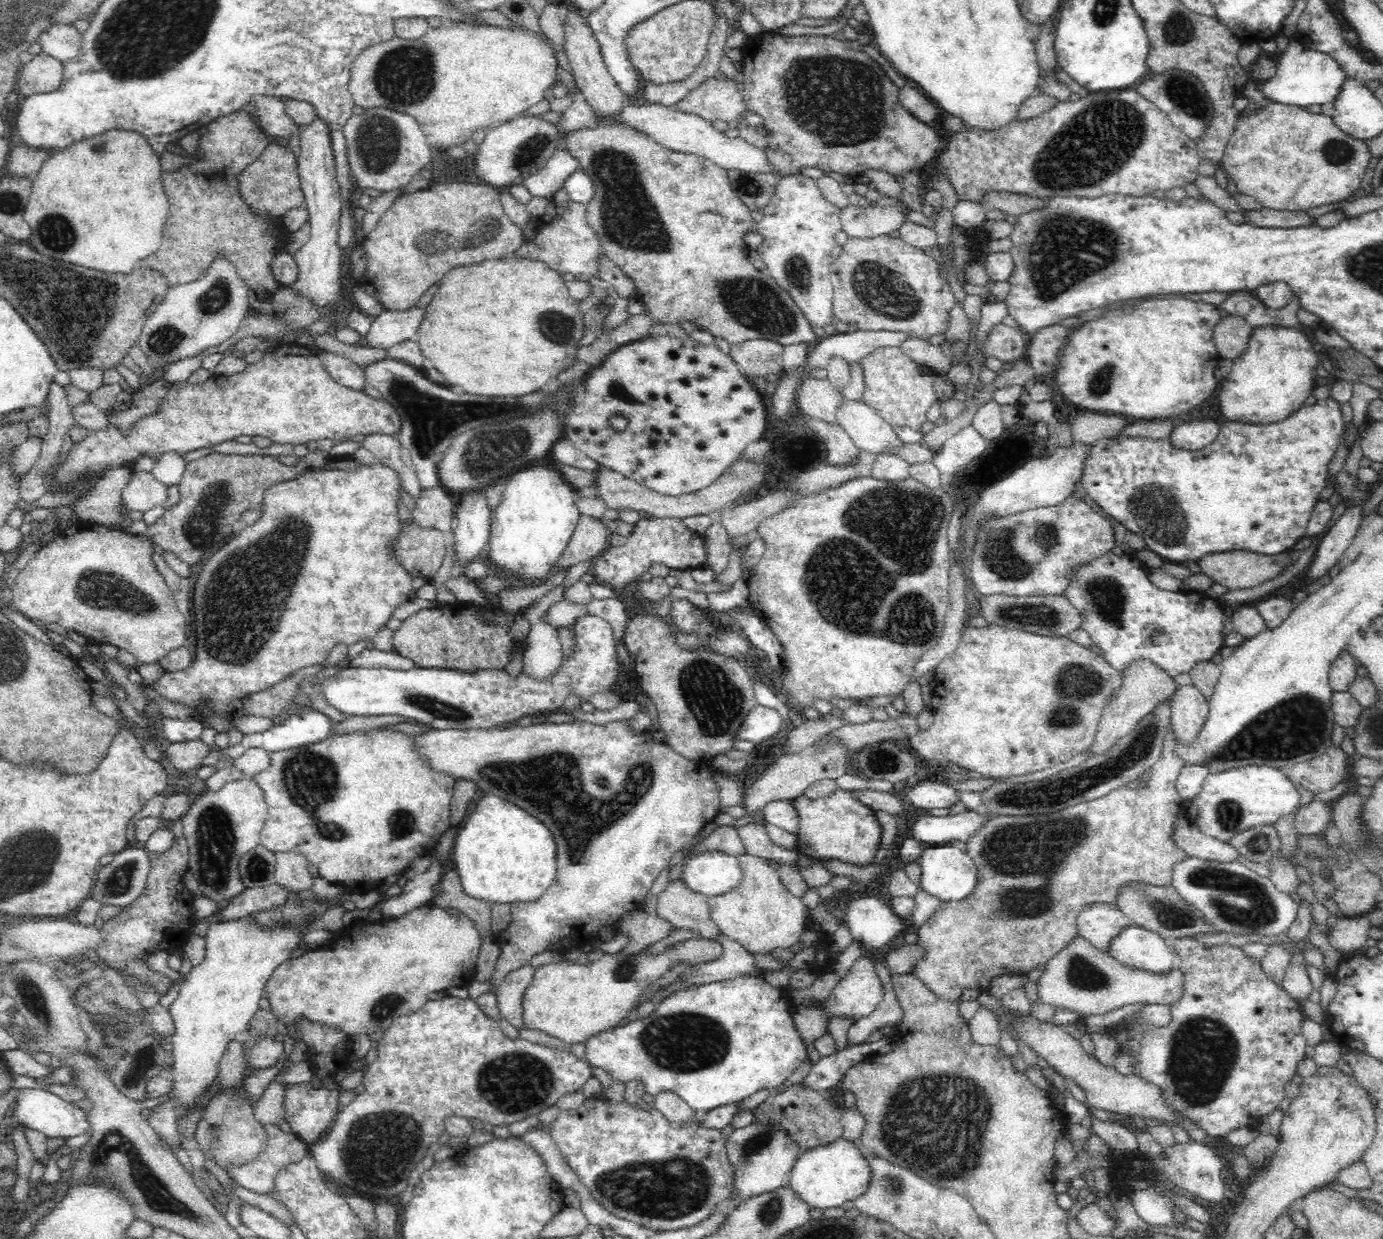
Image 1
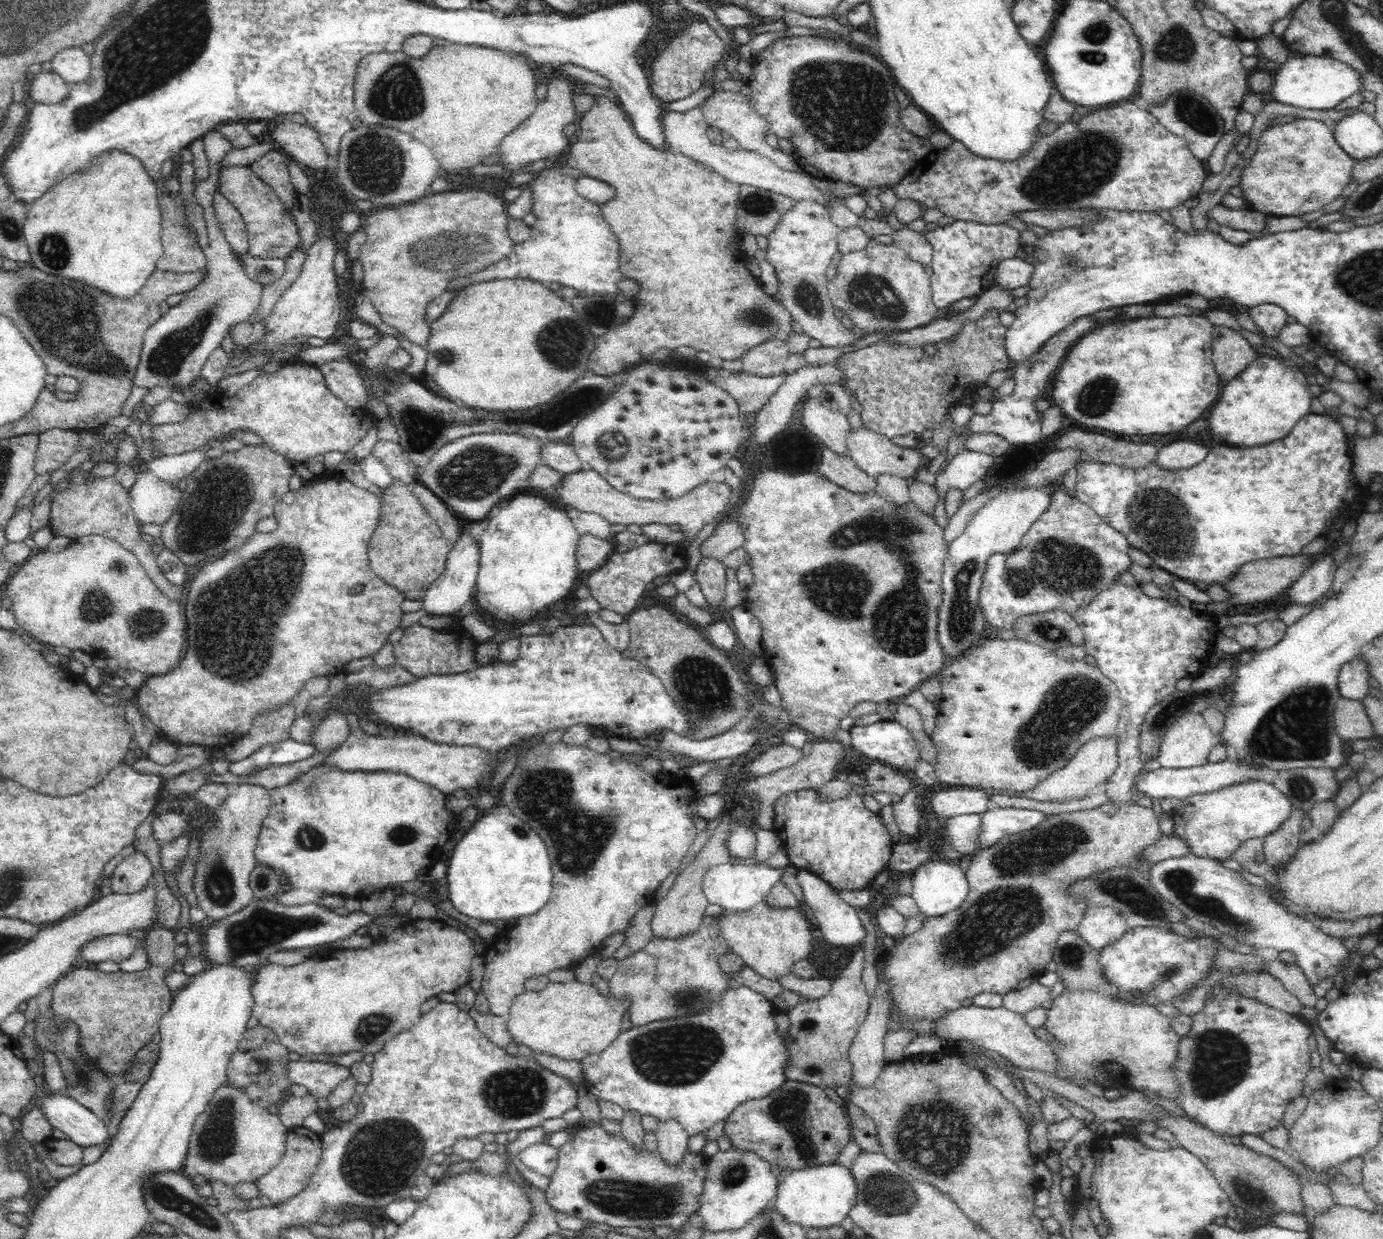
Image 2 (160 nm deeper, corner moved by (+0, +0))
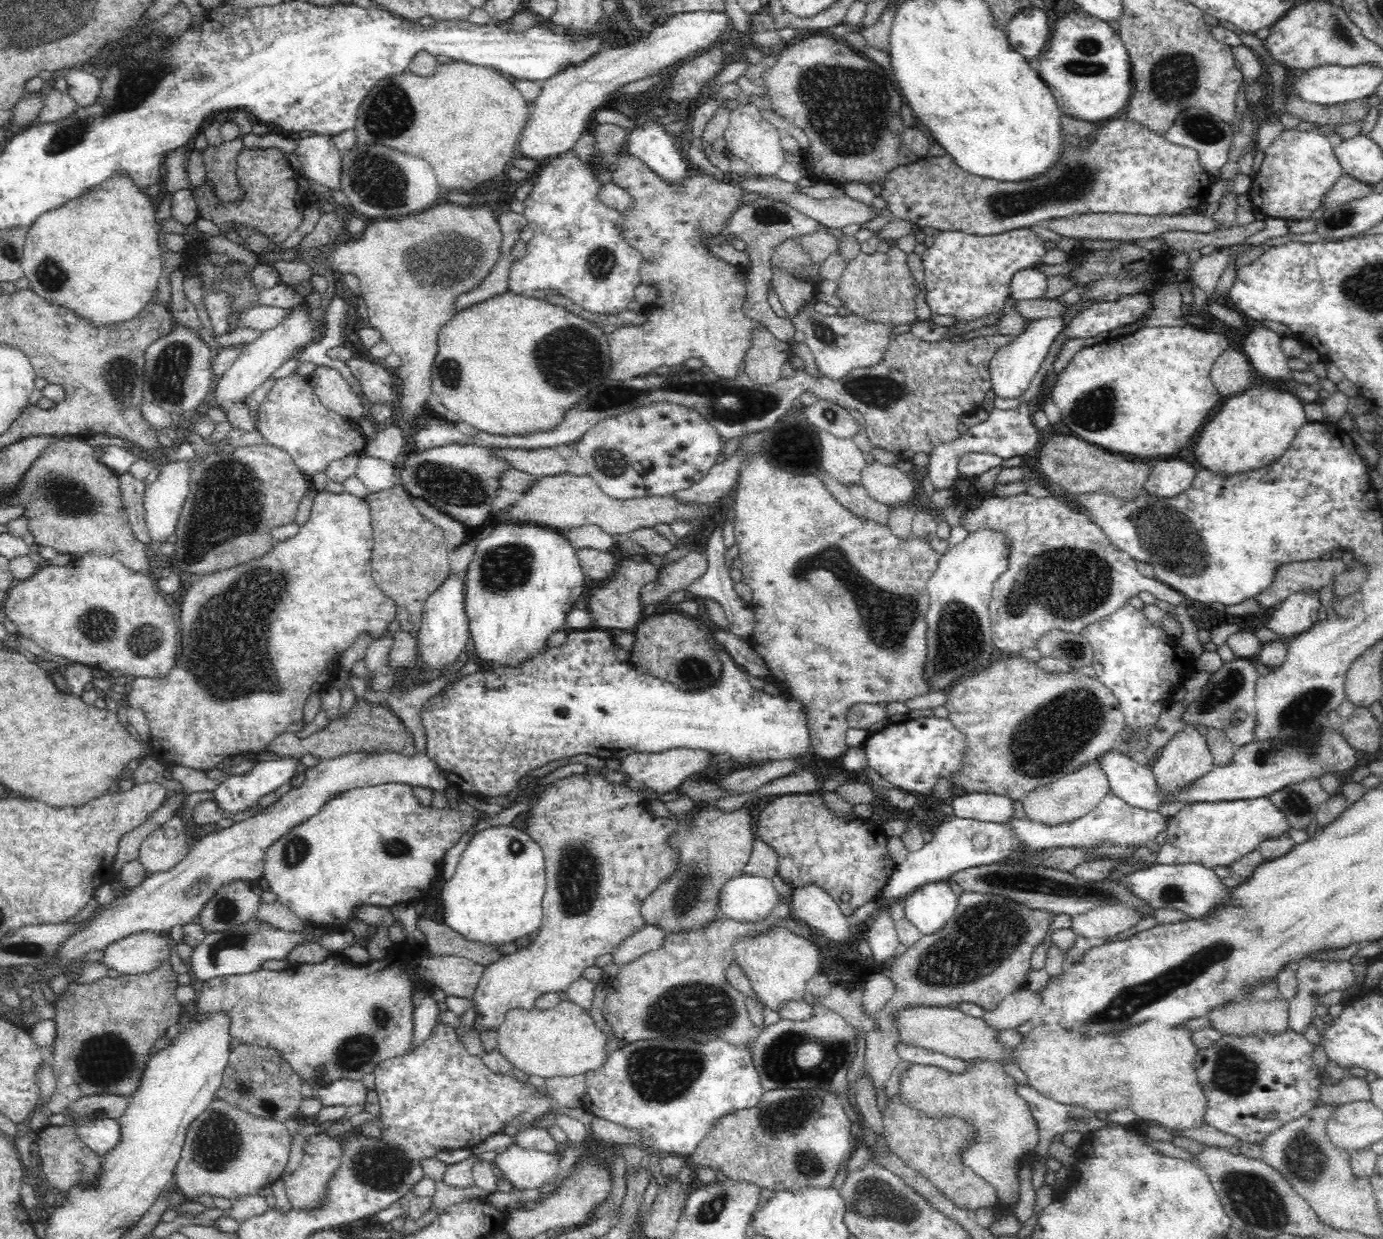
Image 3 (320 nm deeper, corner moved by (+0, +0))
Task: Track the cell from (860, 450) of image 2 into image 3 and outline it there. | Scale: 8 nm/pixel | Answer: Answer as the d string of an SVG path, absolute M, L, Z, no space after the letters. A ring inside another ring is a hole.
M878 459L864 462L860 482L870 496L890 506L892 503L910 504L914 494L912 474L902 472L894 463L882 463Z

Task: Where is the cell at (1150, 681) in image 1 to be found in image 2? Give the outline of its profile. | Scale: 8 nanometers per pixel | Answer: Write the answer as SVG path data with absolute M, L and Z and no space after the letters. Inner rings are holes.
M1098 735L1085 742L1068 762L1058 770L1051 772L1032 790L1016 792L1021 798L1039 802L1070 802L1081 800L1103 787L1102 782L1115 773L1118 766L1118 735Z

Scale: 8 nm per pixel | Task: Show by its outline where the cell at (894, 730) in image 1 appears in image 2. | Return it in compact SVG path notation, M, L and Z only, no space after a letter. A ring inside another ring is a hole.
M810 737L808 746L810 750L803 757L791 764L790 766L781 768L772 774L766 776L753 777L742 790L750 797L756 797L761 800L760 810L757 810L757 816L754 822L763 829L772 829L774 826L773 809L774 803L783 796L798 789L816 789L823 784L830 782L837 777L835 773L836 768L843 761L844 756L851 754L850 746L846 746L844 742L838 739L830 739L828 737Z

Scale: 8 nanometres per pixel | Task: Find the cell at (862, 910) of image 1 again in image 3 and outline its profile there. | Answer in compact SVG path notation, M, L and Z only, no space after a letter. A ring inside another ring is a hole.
M814 883L802 885L793 889L789 899L793 919L806 922L813 932L821 932L834 942L852 942L848 915L842 912L826 889Z

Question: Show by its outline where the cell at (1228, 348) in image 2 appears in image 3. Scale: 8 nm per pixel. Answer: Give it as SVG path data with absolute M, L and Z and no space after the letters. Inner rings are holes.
M1228 345L1212 363L1211 379L1220 394L1228 398L1233 393L1242 392L1248 385L1252 384L1255 378L1252 363L1248 360L1246 353Z

